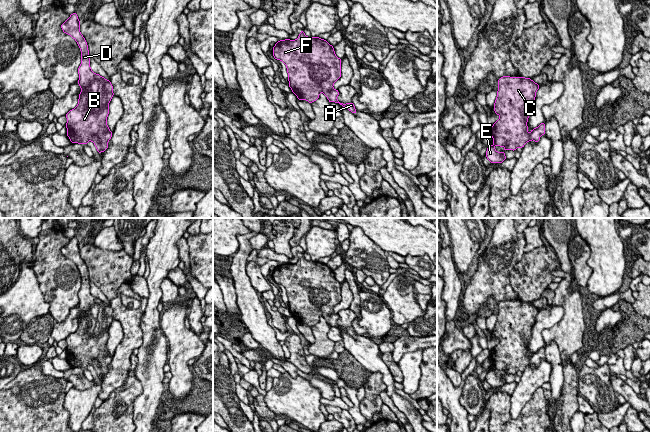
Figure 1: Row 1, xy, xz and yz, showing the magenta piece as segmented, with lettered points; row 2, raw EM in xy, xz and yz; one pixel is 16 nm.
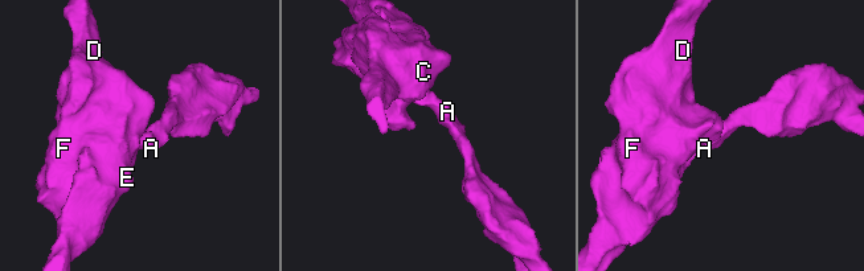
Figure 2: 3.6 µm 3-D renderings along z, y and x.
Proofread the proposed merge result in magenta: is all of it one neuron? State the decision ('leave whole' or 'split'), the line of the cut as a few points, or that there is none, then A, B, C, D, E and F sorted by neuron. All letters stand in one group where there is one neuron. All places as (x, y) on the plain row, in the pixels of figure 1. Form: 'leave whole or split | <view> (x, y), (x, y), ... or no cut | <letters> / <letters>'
leave whole | no cut | A B C D E F

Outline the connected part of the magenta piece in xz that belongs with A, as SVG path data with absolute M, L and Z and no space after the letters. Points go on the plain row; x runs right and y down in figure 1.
M301 254L296 264L280 264L273 271L275 283L285 287L288 297L289 311L298 324L307 324L309 327L316 325L321 316L329 326L335 326L356 338L353 327L340 327L337 324L339 315L333 312L334 307L341 301L341 283L335 278L334 272L326 264L319 261L307 261Z

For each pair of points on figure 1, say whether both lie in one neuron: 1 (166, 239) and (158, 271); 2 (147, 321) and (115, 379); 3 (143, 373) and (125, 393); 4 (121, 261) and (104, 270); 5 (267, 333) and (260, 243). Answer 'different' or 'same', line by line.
1: same
2: different
3: different
4: same
5: different

